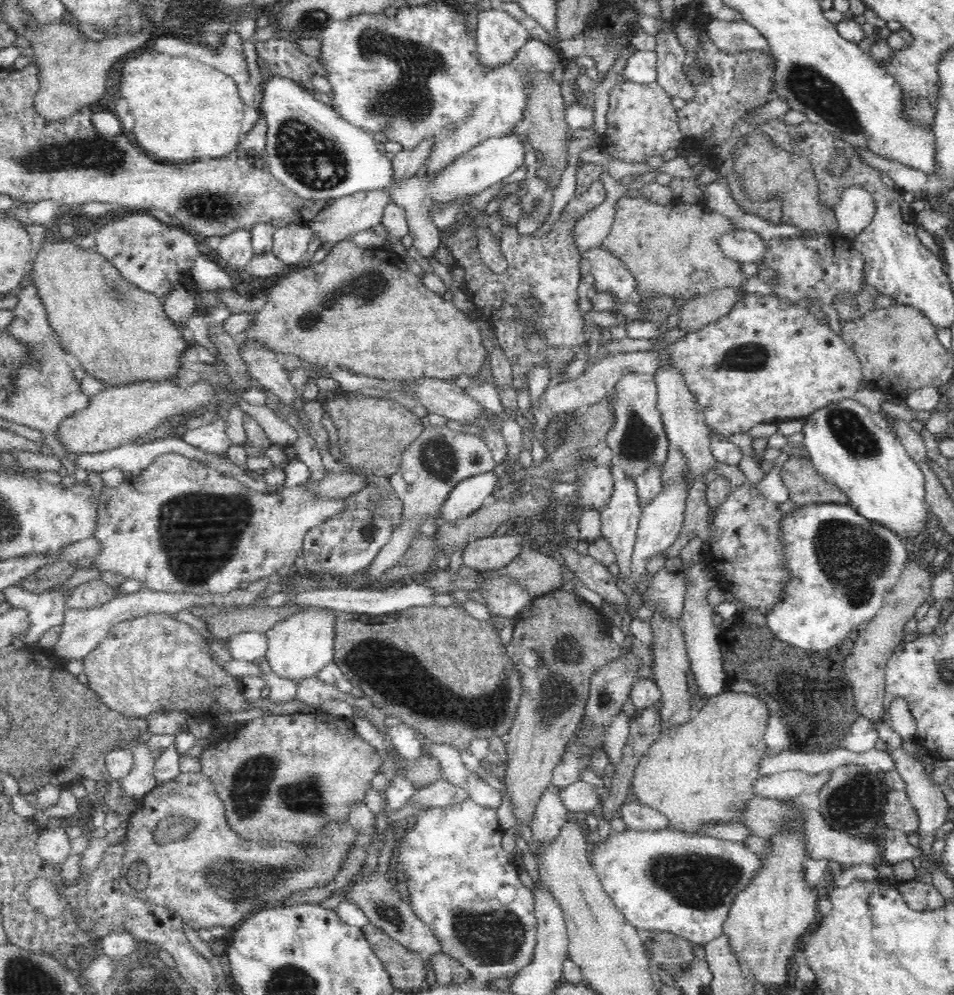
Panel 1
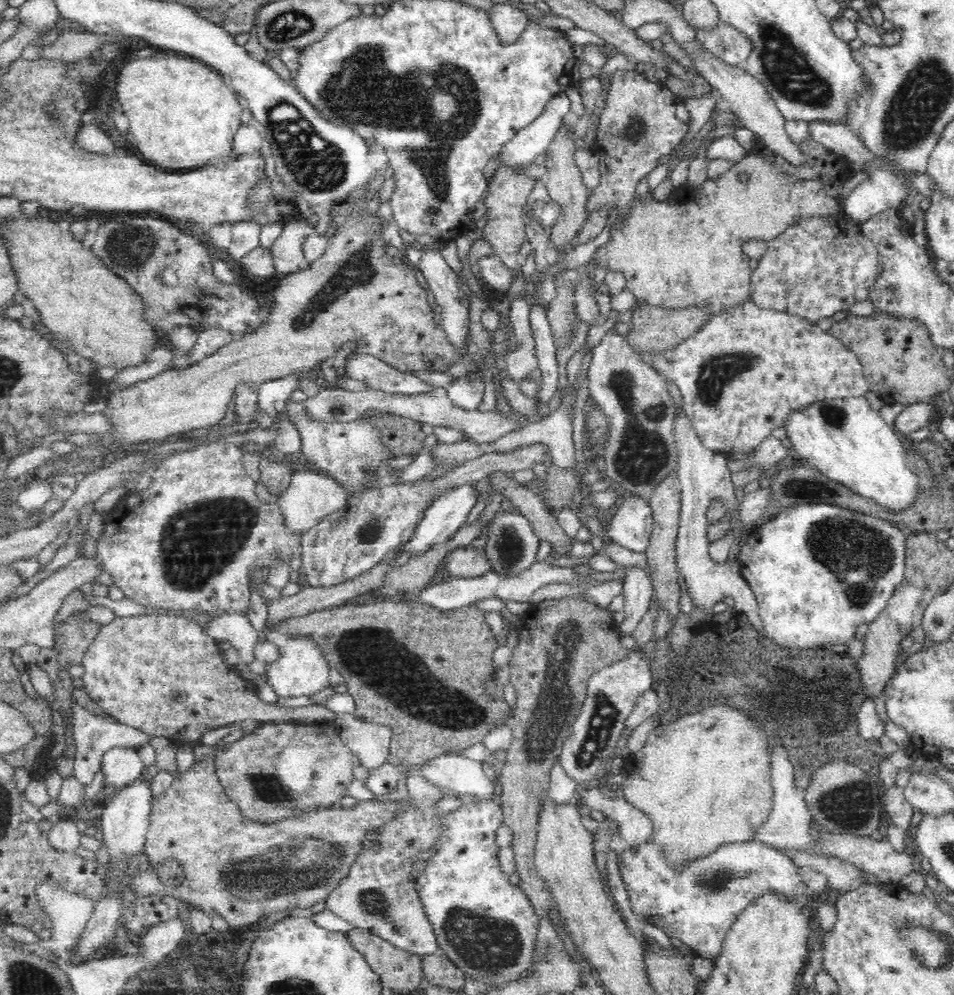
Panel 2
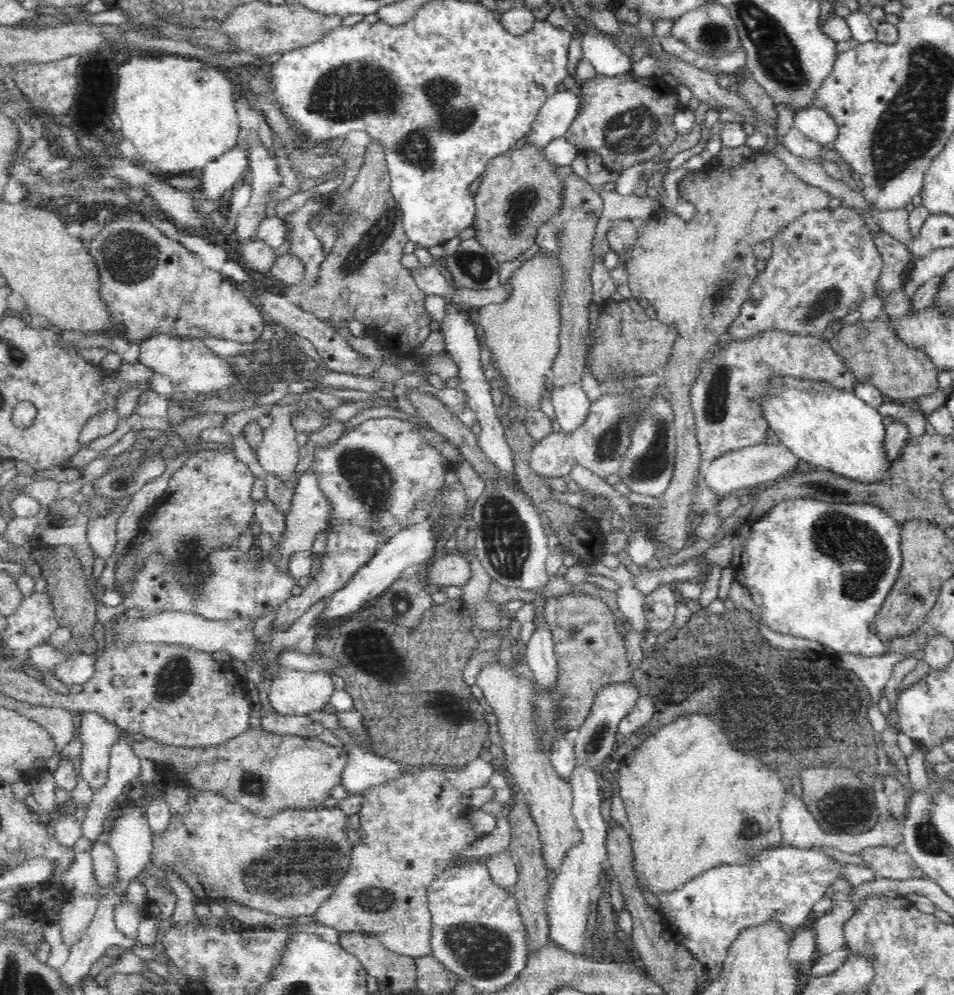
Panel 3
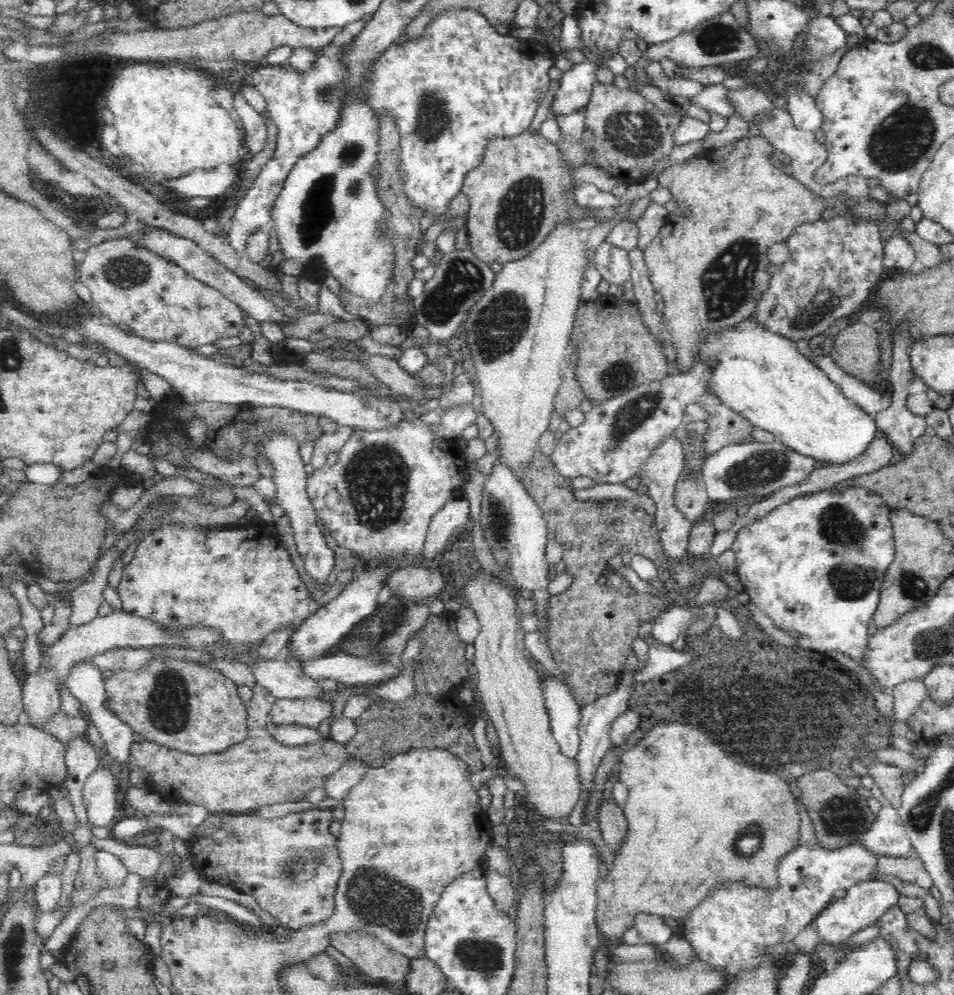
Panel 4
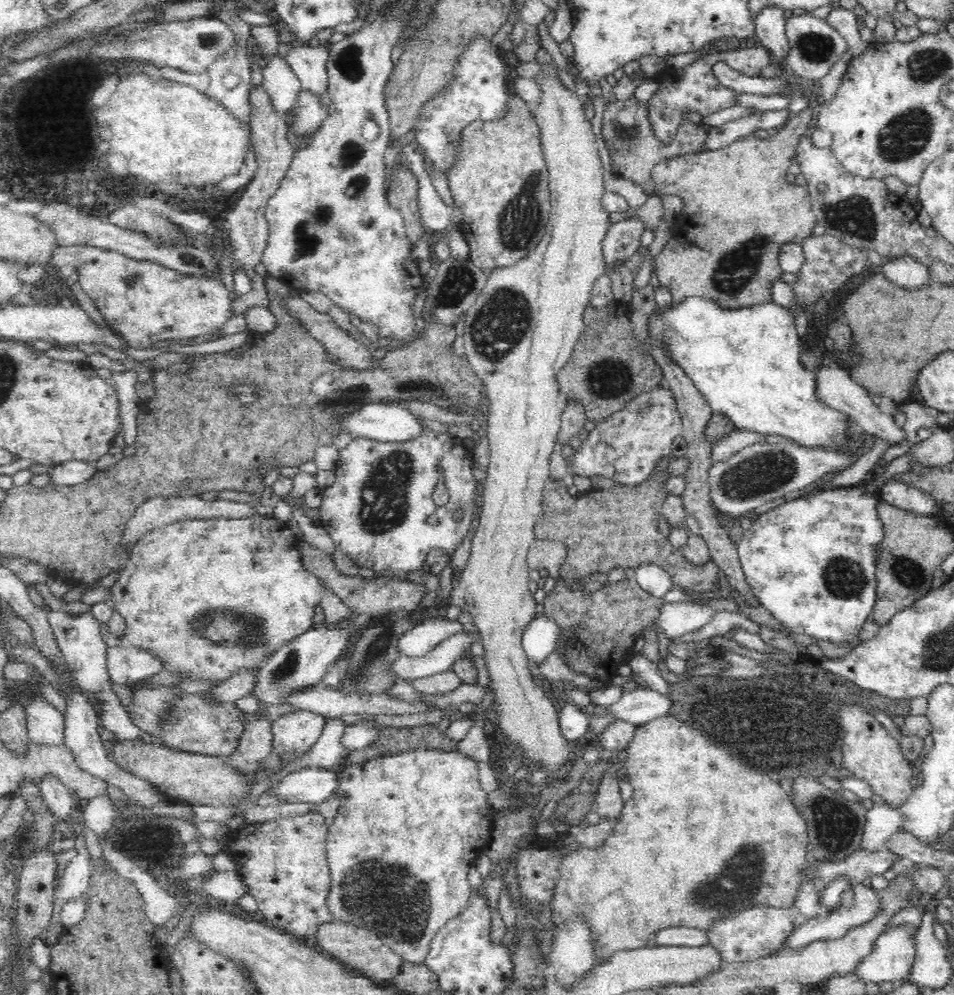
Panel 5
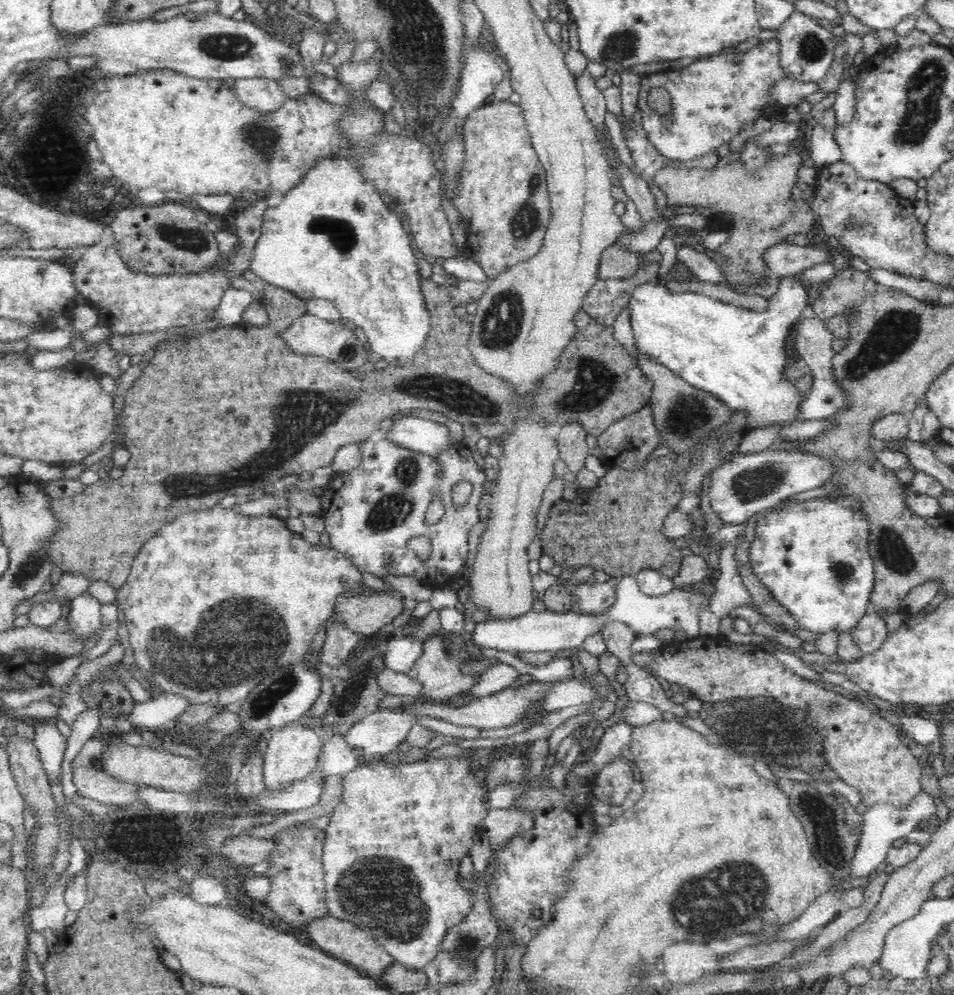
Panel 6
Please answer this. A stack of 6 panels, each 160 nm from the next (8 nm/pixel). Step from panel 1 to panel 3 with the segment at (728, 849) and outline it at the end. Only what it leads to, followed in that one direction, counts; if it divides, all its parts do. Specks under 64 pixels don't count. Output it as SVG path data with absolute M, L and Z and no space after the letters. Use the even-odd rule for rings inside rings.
M792 846L766 849L755 858L752 866L750 863L748 866L718 865L694 877L694 880L671 892L672 894L660 894L663 930L669 932L672 940L677 944L686 947L696 959L706 966L711 978L716 979L723 969L732 943L744 929L776 921L786 933L794 934L796 930L804 926L814 905L831 893L830 888L838 879L844 879L856 885L862 880L870 880L873 877L871 869L846 862L840 863L830 855L823 853L822 850Z

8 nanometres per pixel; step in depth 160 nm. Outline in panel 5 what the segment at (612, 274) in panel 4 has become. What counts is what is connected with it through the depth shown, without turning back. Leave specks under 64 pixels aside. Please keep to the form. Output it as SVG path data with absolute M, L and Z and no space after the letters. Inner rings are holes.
M637 217L612 223L603 242L603 253L607 269L616 267L620 260L626 260L637 253L640 238L647 226Z

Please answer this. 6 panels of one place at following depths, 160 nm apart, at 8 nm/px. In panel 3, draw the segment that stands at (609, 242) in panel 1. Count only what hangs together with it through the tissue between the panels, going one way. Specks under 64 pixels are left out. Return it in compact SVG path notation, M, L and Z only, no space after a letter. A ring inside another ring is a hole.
M762 151L760 154L744 160L741 166L725 172L718 156L701 170L691 171L677 185L678 193L684 200L696 208L696 216L685 222L672 212L659 210L638 229L638 240L631 252L630 264L625 264L630 275L631 294L636 299L646 298L654 306L657 319L663 325L676 327L676 338L668 364L662 369L665 374L665 386L671 392L671 405L675 417L677 447L675 469L670 486L661 496L661 507L652 512L653 534L659 542L667 546L667 550L678 552L686 548L691 540L688 528L688 514L697 495L697 480L705 460L701 455L697 439L696 413L691 407L691 388L701 373L701 359L706 352L725 334L730 324L740 316L742 305L749 299L750 289L754 288L760 272L756 269L757 256L754 245L776 238L790 223L808 214L829 208L831 197L804 182L798 175L790 171L786 164L774 154Z

